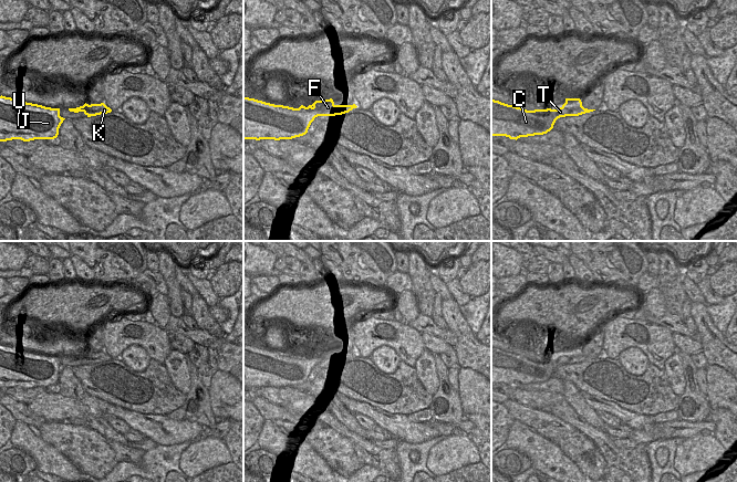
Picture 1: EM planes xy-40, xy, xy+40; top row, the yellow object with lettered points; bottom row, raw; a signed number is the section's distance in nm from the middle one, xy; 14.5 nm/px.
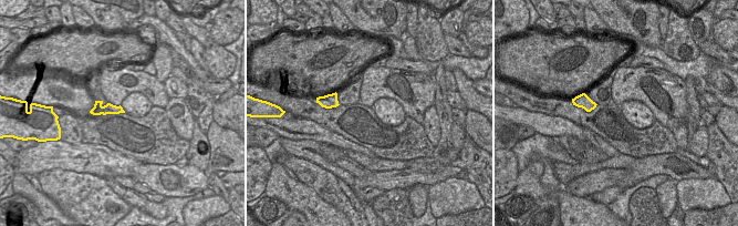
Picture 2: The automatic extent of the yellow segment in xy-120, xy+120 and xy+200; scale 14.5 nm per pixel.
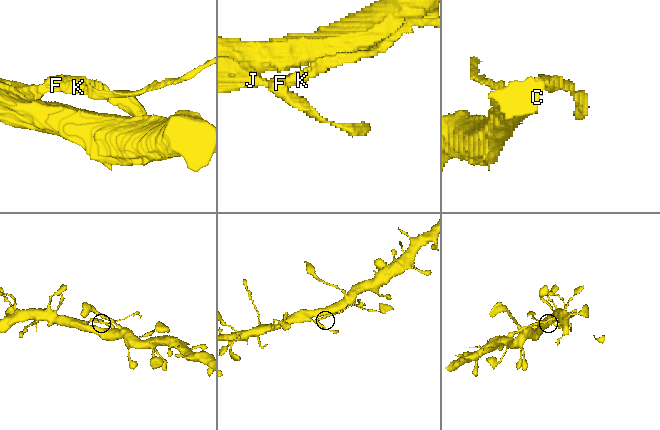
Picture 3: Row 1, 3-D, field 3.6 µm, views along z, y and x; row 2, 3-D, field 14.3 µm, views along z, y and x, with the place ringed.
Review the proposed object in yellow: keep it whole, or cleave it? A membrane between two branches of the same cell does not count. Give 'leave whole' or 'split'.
split

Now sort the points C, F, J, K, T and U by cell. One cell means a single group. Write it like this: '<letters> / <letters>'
C F J T U / K

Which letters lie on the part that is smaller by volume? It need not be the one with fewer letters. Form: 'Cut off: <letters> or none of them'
Cut off: K

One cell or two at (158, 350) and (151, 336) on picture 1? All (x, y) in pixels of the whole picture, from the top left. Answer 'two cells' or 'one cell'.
one cell

